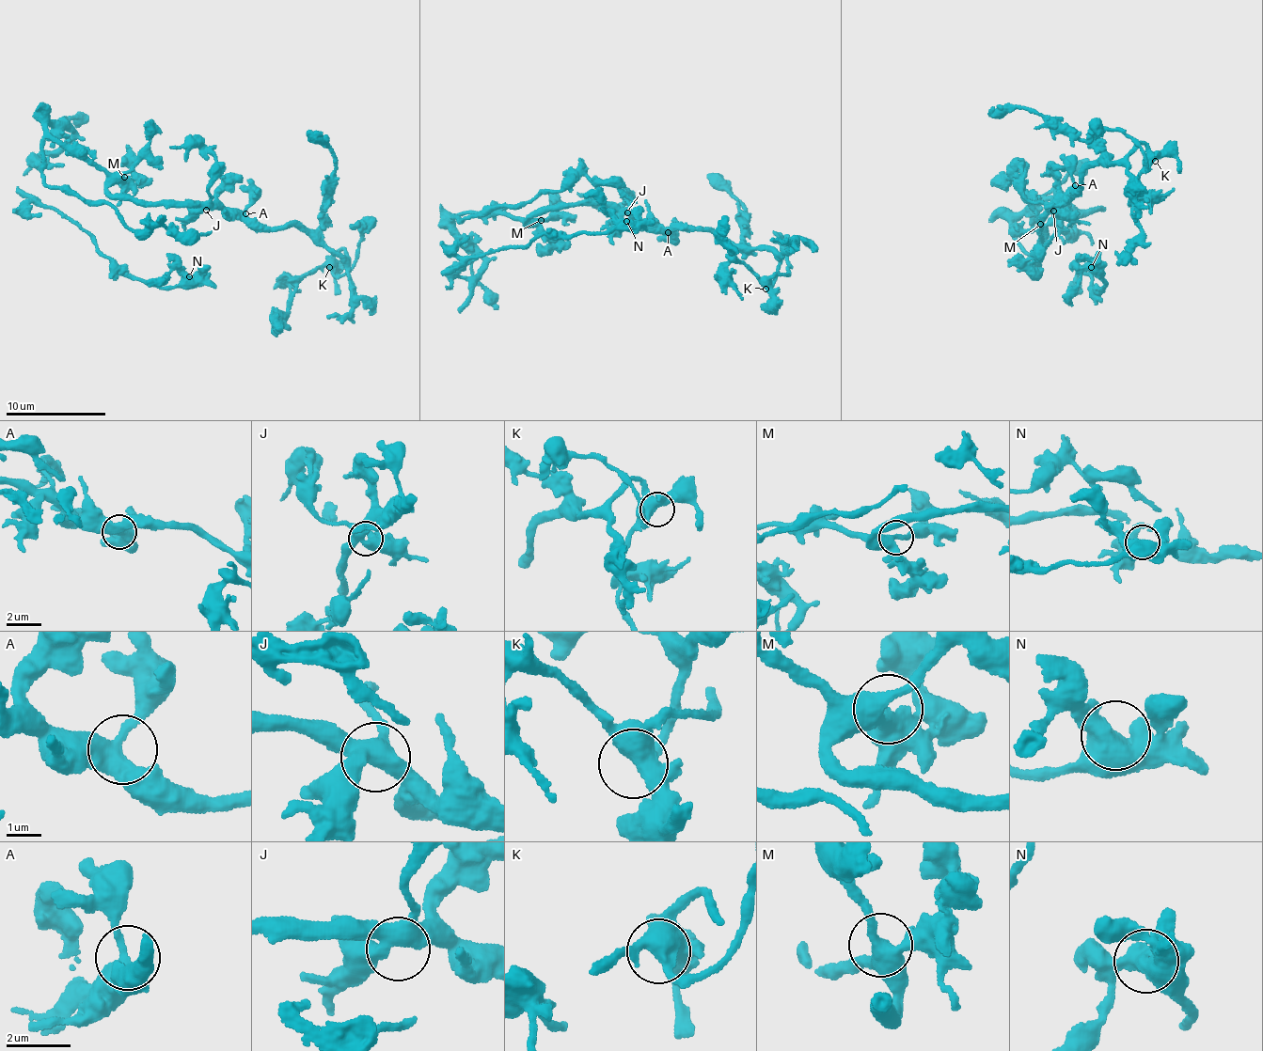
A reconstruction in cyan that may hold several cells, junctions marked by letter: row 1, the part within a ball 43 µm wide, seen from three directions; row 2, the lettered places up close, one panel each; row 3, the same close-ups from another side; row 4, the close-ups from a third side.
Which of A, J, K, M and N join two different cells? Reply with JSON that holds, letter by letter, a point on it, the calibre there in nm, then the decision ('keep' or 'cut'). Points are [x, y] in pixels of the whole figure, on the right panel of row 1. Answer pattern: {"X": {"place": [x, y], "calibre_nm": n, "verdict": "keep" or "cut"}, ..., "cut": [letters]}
{"A": {"place": [1075, 185], "calibre_nm": 440, "verdict": "keep"}, "J": {"place": [1053, 211], "calibre_nm": 460, "verdict": "keep"}, "K": {"place": [1155, 161], "calibre_nm": 500, "verdict": "keep"}, "M": {"place": [1040, 224], "calibre_nm": 400, "verdict": "keep"}, "N": {"place": [1091, 267], "calibre_nm": 600, "verdict": "keep"}, "cut": []}

